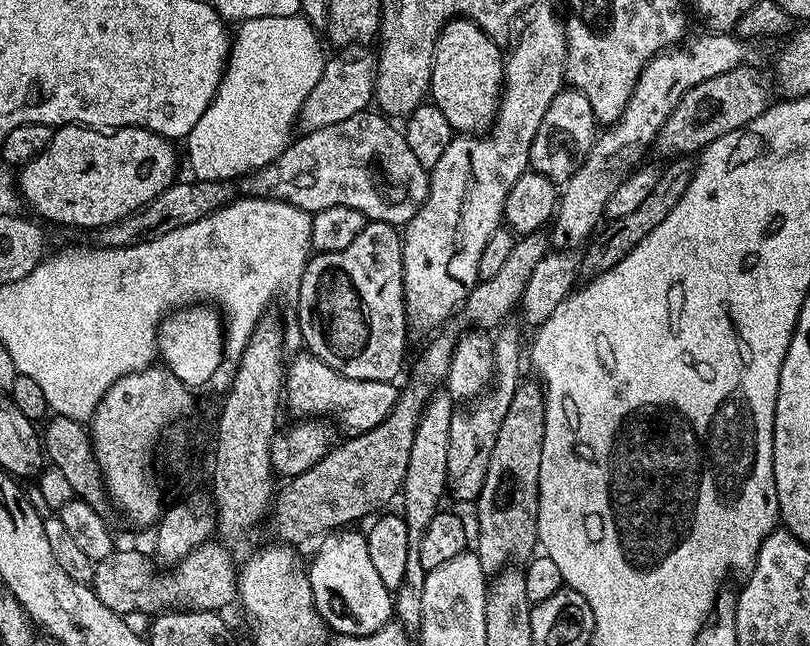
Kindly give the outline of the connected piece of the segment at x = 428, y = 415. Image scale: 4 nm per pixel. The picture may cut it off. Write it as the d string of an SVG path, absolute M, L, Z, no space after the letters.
M447 394L433 395L424 407L418 426L414 430L414 446L410 446L410 466L406 466L406 478L402 489L404 500L403 515L410 530L410 558L406 560L406 578L402 586L394 592L394 616L409 630L419 629L422 622L422 586L424 585L424 567L422 558L418 558L418 548L430 518L441 511L440 499L446 496L448 471L446 461L450 447L450 418L454 411L454 401Z

